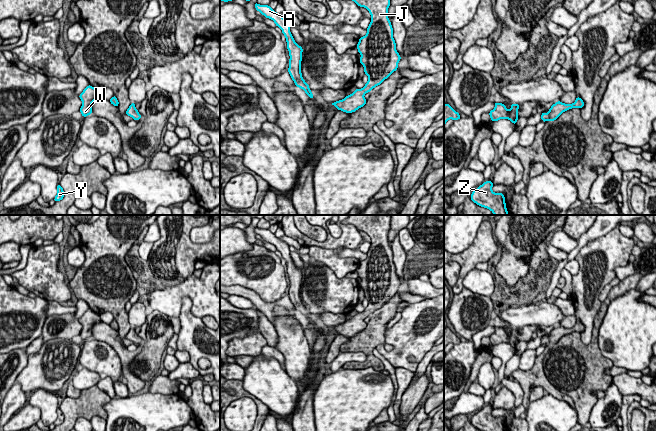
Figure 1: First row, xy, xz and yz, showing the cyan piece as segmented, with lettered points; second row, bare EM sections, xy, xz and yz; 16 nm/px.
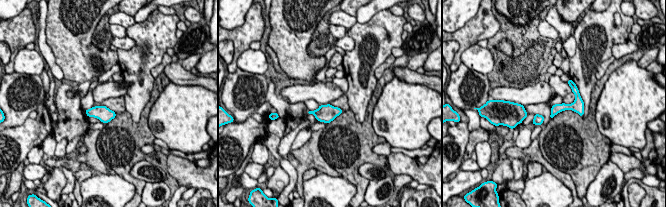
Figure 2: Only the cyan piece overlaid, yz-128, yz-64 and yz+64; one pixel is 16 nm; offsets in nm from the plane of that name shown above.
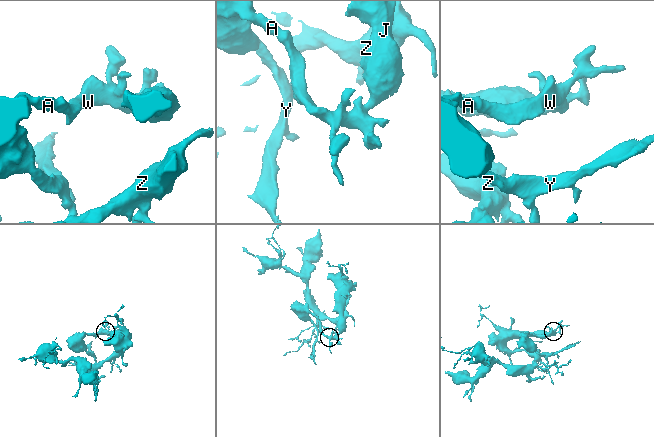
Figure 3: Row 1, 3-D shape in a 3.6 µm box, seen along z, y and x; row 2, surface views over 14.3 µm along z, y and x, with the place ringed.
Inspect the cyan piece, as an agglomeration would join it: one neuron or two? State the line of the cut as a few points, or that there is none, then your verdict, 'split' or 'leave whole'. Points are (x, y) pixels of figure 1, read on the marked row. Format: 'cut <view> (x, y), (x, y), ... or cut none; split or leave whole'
cut none; leave whole

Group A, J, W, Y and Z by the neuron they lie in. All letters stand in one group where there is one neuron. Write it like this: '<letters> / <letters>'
A J W Y Z

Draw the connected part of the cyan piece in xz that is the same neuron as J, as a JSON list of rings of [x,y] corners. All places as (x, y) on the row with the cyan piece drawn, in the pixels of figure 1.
[[[353,0],[359,7],[366,8],[371,14],[371,22],[367,28],[367,34],[360,37],[357,44],[358,52],[361,54],[359,59],[364,67],[365,74],[369,77],[367,83],[362,89],[357,88],[351,95],[347,95],[344,99],[332,103],[338,110],[346,113],[352,113],[363,107],[367,99],[364,95],[380,85],[385,79],[397,70],[398,63],[401,60],[396,50],[396,43],[393,38],[393,28],[388,18],[388,8],[390,0]]]

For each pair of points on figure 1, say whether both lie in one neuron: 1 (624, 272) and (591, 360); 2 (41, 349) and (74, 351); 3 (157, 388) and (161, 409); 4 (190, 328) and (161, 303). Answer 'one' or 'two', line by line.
1: two
2: one
3: two
4: two

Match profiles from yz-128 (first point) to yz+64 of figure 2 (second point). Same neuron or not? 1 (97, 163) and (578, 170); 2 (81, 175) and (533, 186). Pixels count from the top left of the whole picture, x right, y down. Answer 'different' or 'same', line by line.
1: different
2: different

